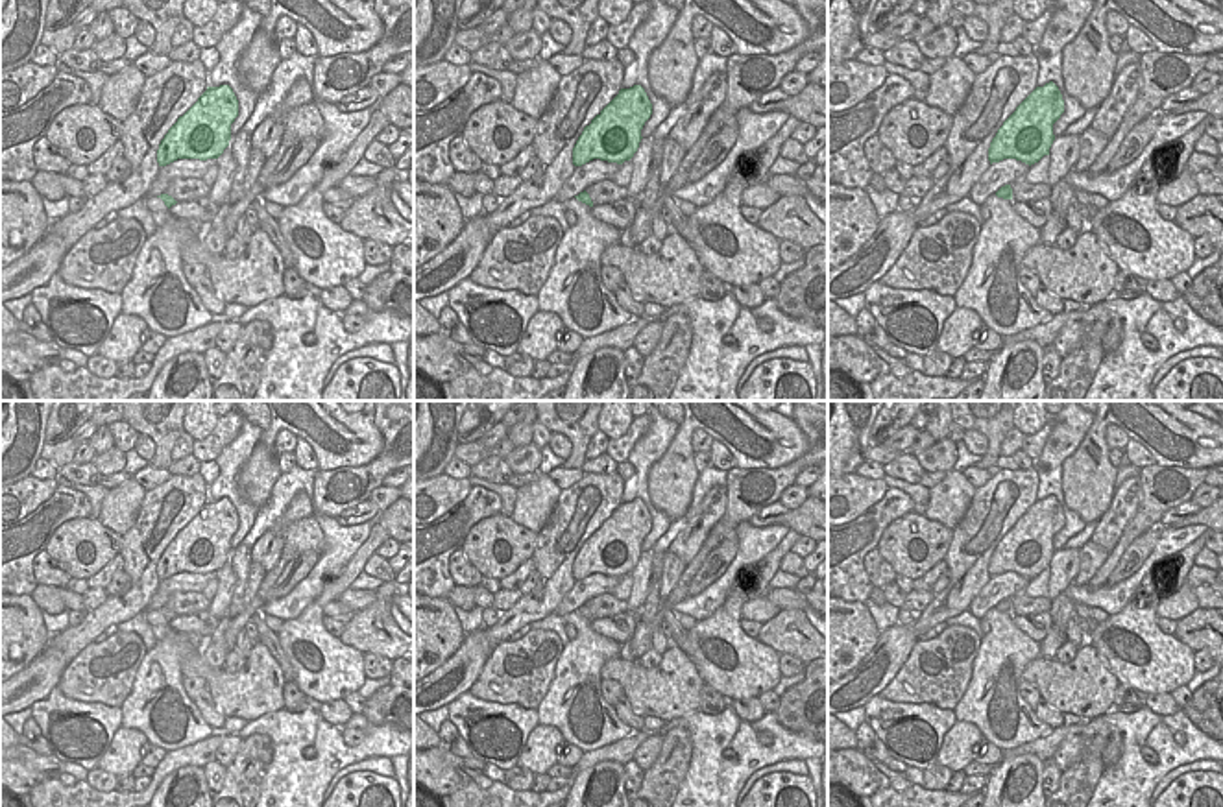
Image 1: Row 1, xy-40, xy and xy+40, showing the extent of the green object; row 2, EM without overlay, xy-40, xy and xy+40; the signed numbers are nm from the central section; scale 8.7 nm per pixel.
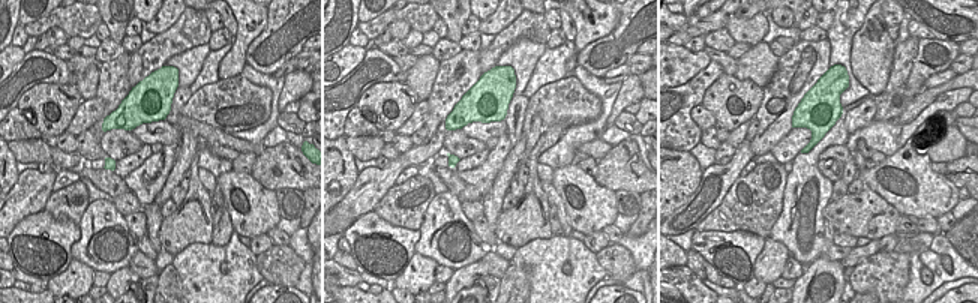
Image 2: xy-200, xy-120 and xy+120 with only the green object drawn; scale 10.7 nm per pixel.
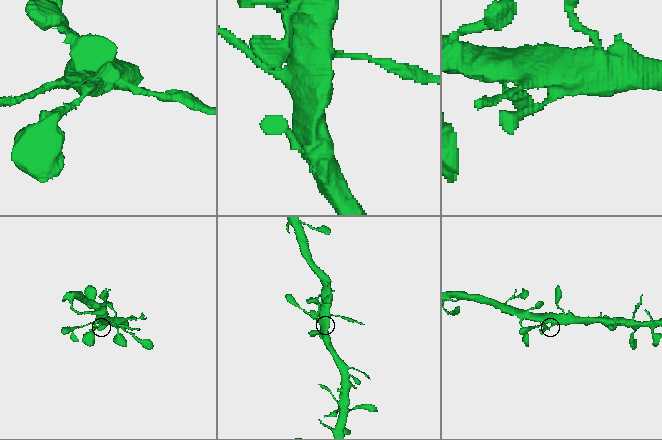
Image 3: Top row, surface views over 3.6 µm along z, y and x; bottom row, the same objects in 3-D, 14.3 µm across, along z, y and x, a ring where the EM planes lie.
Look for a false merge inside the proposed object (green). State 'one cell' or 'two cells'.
one cell

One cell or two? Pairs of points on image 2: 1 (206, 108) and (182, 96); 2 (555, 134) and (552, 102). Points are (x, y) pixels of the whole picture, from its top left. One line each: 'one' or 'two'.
1: two
2: two

